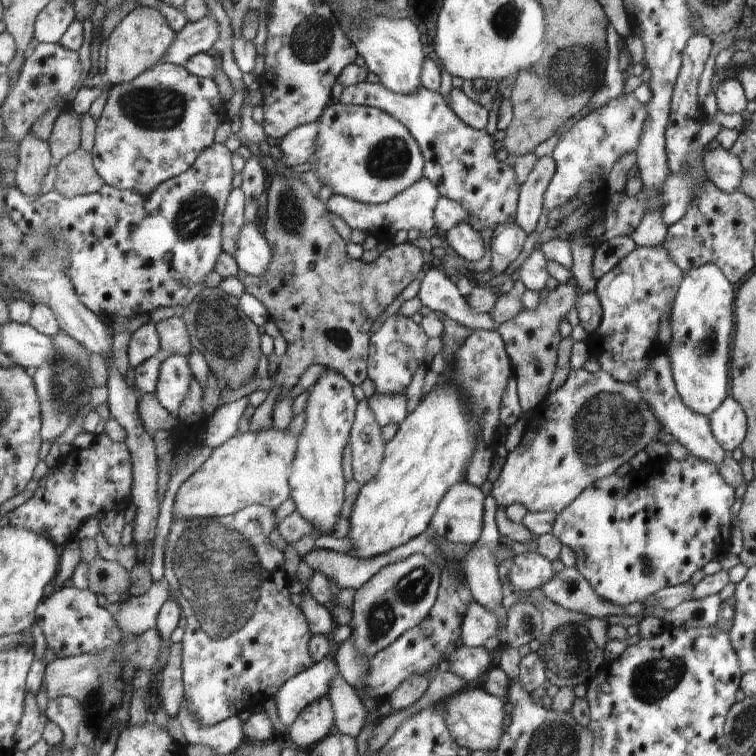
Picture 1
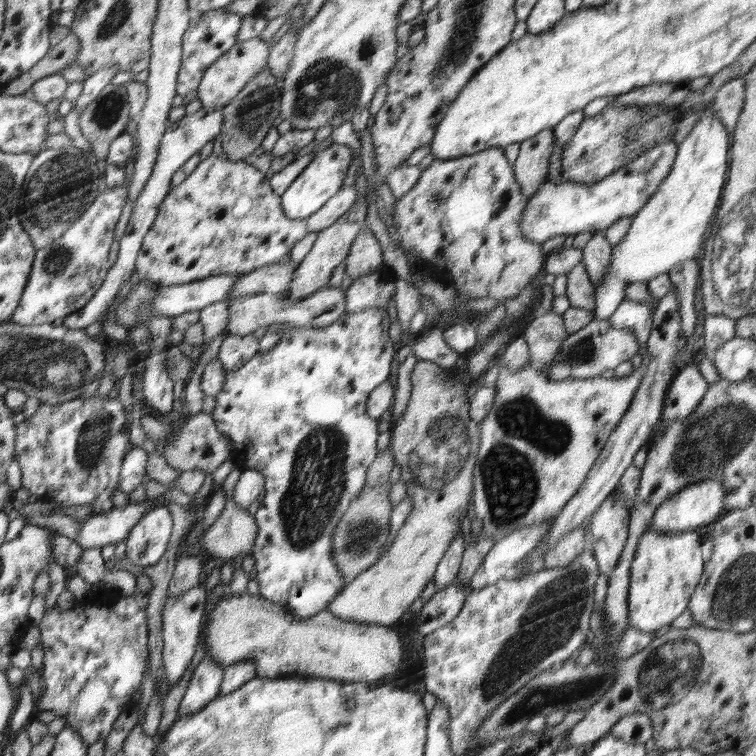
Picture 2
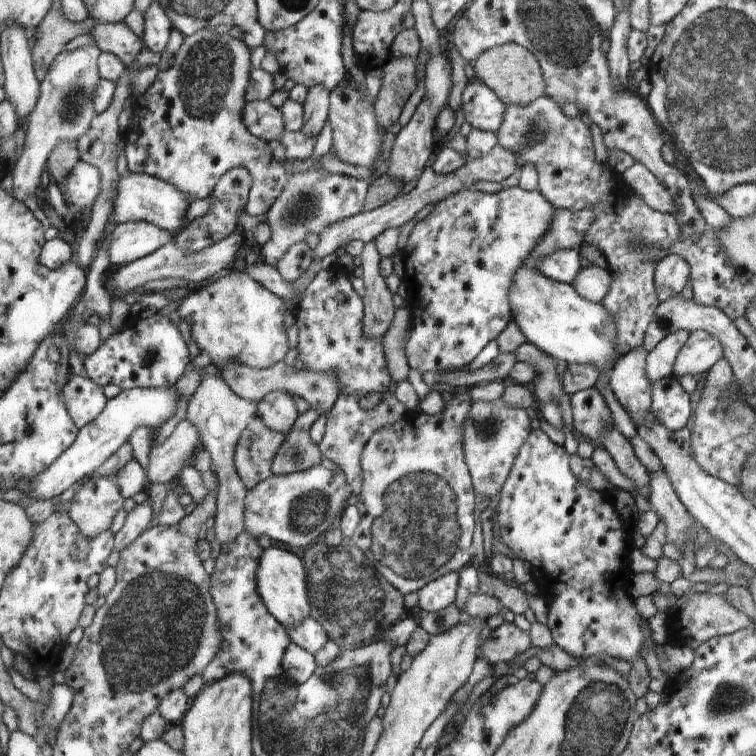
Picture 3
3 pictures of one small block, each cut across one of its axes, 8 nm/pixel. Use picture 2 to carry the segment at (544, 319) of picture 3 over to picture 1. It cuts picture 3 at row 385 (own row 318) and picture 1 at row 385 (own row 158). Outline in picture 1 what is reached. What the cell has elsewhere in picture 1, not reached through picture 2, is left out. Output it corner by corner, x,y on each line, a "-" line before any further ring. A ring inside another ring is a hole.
705,264
690,269
680,283
668,316
671,328
666,356
671,361
675,387
689,409
710,418
728,396
728,344
735,313
734,290
720,267

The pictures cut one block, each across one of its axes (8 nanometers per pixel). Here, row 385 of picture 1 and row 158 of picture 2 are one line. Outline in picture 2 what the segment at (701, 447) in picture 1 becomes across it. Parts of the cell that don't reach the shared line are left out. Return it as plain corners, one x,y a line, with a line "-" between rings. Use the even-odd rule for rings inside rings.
666,140
616,170
611,176
592,185
570,181
564,177
556,182
545,182
540,185
539,192
528,201
527,208
524,209
521,224
524,238
542,245
548,238
560,234
577,235
584,231
605,230
622,217
636,216
671,174
677,154
678,145
674,140

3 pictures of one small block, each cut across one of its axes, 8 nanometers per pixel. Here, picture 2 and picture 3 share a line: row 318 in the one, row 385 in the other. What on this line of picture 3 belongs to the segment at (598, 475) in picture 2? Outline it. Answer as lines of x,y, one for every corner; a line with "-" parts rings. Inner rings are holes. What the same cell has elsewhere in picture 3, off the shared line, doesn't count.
674,375
652,383
651,412
658,422
672,431
684,428
691,420
692,404
686,390
682,390
680,382

